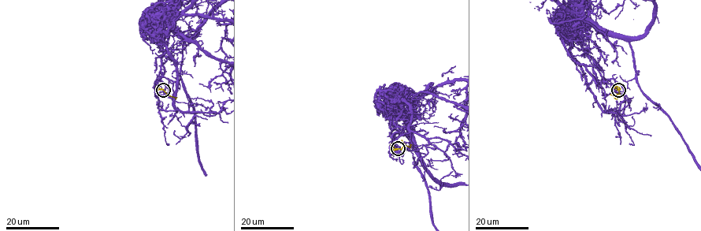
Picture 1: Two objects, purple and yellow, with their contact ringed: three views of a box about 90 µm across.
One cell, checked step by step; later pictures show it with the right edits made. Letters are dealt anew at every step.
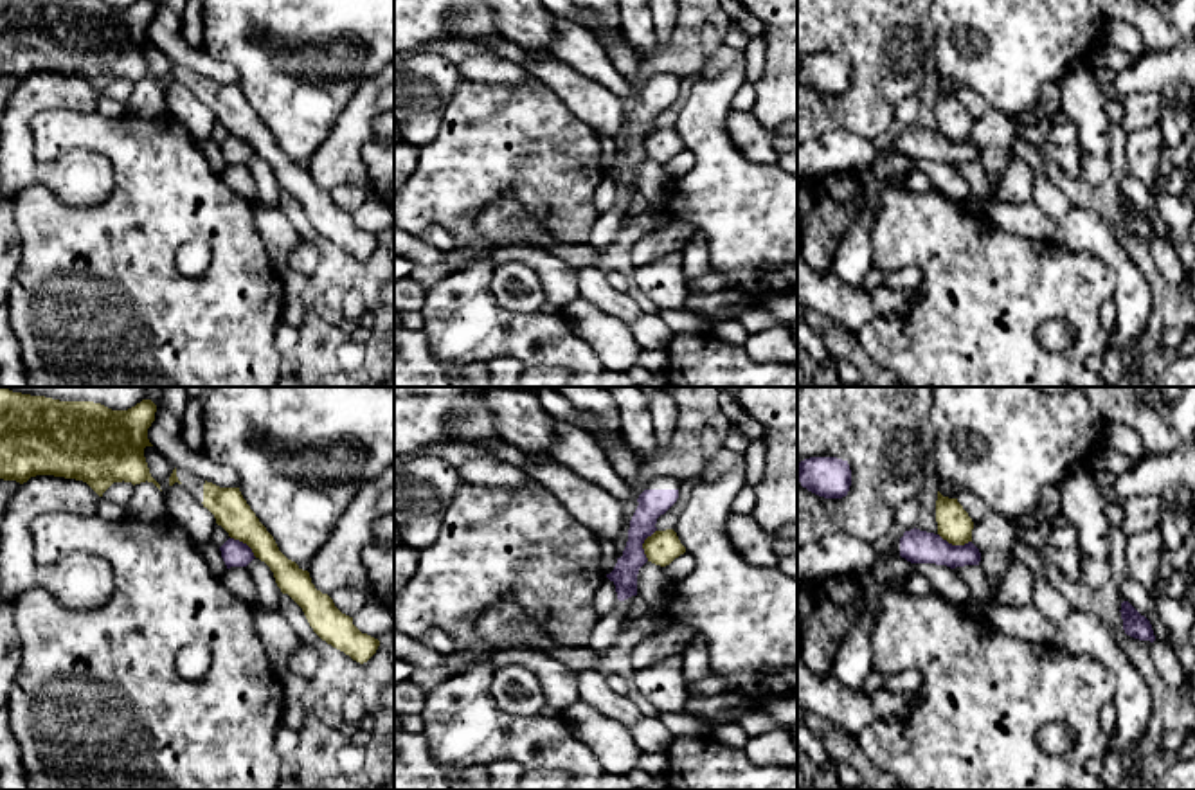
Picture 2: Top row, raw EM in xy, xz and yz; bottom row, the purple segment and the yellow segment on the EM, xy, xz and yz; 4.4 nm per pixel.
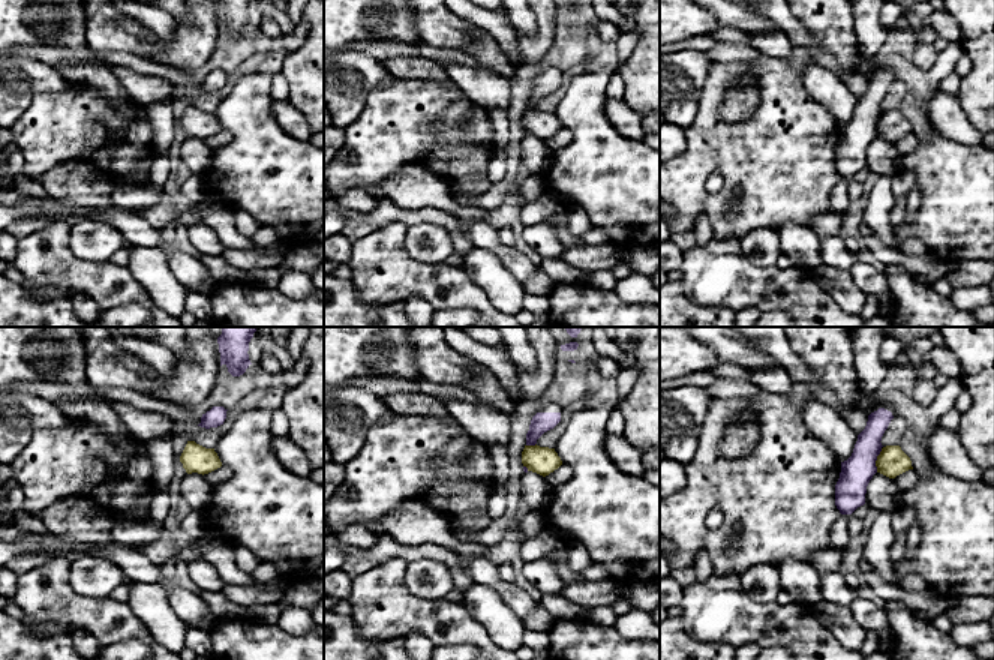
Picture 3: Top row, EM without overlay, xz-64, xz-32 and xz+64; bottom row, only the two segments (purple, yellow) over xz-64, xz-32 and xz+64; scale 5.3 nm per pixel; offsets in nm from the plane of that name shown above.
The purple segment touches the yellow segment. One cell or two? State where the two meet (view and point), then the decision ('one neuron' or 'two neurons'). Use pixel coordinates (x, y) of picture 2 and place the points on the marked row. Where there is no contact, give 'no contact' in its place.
contact yz (954, 546); two neurons

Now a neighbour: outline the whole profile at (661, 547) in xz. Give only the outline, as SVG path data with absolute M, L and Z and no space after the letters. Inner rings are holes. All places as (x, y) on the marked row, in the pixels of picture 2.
M673 529L655 531L642 543L648 561L666 567L675 558L686 552L686 547L680 543Z

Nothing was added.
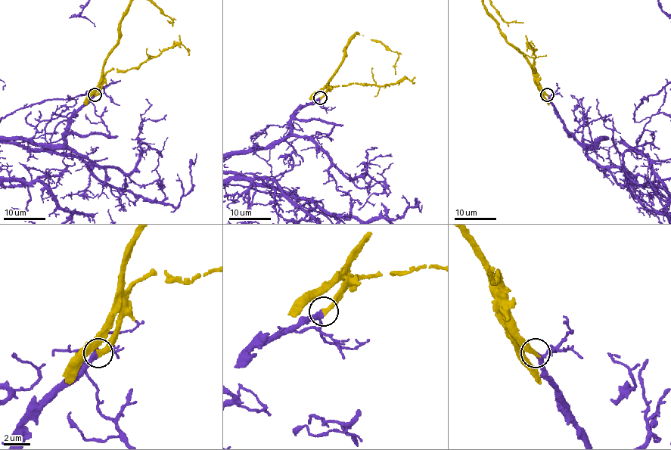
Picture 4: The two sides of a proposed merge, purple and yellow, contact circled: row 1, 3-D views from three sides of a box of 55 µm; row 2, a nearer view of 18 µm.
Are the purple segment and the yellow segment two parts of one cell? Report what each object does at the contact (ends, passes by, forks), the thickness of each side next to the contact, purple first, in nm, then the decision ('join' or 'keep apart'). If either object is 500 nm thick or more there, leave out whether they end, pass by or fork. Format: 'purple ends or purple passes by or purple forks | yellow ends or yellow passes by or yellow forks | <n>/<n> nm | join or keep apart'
purple passes by | yellow ends | 280/360 nm | join

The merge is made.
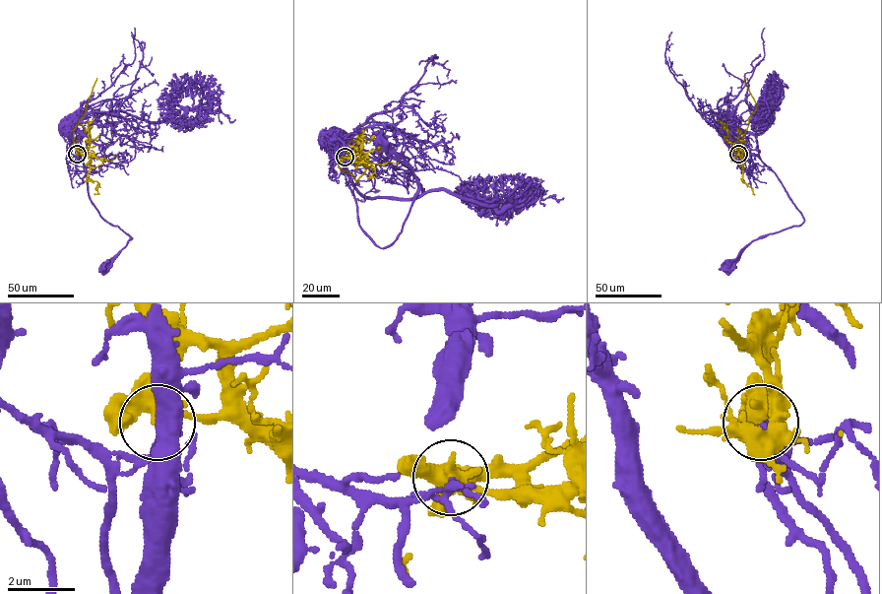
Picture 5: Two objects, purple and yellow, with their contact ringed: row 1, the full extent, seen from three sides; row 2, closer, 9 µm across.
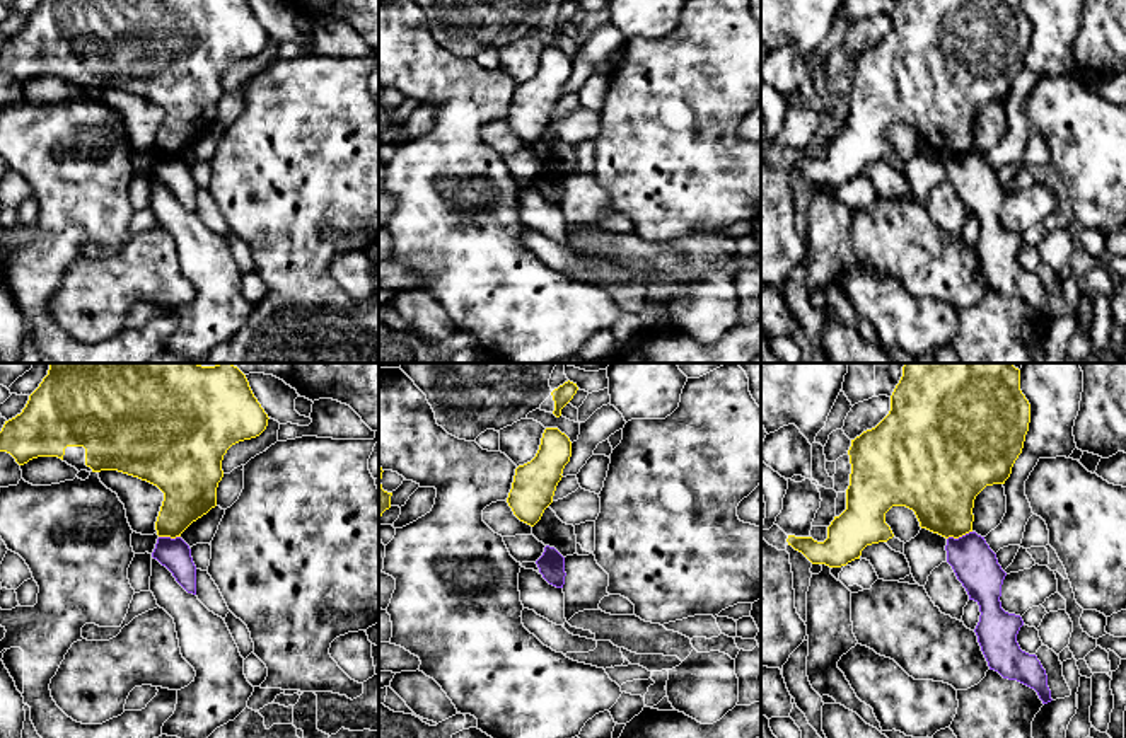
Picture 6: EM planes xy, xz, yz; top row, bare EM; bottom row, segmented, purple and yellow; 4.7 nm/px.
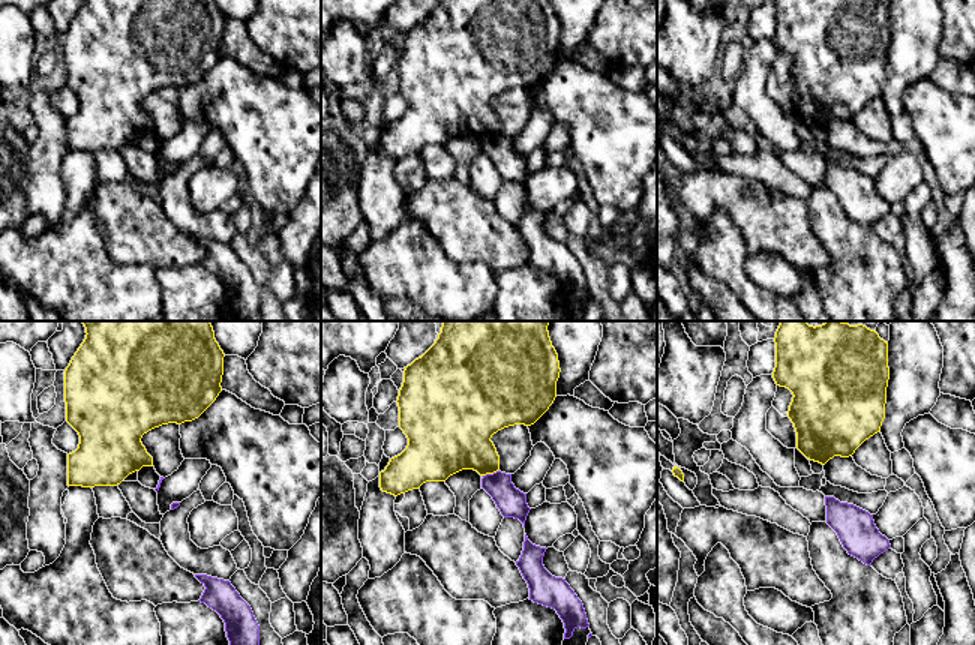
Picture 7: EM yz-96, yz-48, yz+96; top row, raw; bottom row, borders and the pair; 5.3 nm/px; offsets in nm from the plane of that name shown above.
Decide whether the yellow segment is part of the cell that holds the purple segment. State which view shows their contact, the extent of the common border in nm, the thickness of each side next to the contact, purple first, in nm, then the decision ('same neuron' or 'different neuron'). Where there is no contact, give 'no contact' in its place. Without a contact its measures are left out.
meets purple in yz; contact 130 nm long; 200 nm thick on the purple side, 340 nm on the other; different neuron

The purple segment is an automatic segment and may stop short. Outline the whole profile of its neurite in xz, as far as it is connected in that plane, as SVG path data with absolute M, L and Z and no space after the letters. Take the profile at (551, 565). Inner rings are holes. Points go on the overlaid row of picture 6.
M546 545L543 556L536 561L543 578L556 586L563 588L565 585L565 557L554 549Z

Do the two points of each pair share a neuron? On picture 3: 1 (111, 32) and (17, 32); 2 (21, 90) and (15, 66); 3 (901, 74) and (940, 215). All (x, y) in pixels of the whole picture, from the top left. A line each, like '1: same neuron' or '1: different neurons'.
1: different neurons
2: same neuron
3: same neuron

